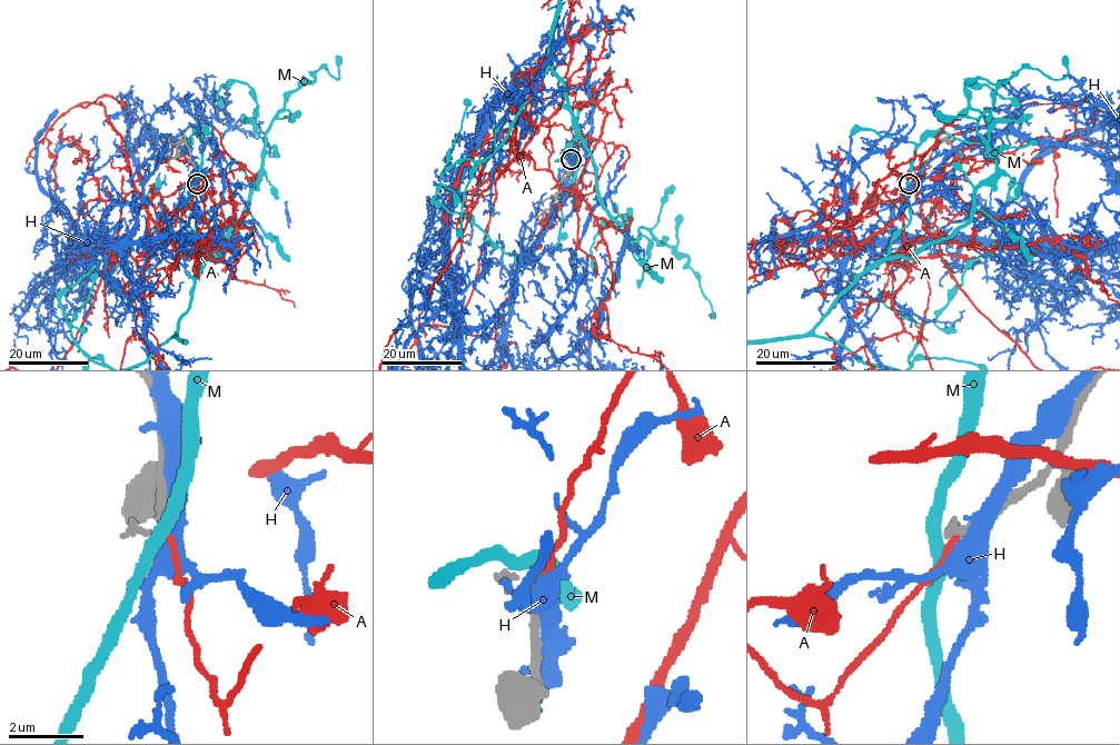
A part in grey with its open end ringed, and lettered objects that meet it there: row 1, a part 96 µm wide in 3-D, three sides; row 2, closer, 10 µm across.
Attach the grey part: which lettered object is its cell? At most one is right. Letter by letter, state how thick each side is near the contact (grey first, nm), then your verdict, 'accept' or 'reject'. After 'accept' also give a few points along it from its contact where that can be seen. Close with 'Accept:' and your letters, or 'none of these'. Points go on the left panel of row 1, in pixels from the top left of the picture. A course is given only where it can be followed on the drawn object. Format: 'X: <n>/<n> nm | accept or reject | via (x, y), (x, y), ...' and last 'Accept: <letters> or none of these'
A: 200/140 nm | reject
H: 260/360 nm | reject
M: 170/360 nm | reject
Accept: none of these

